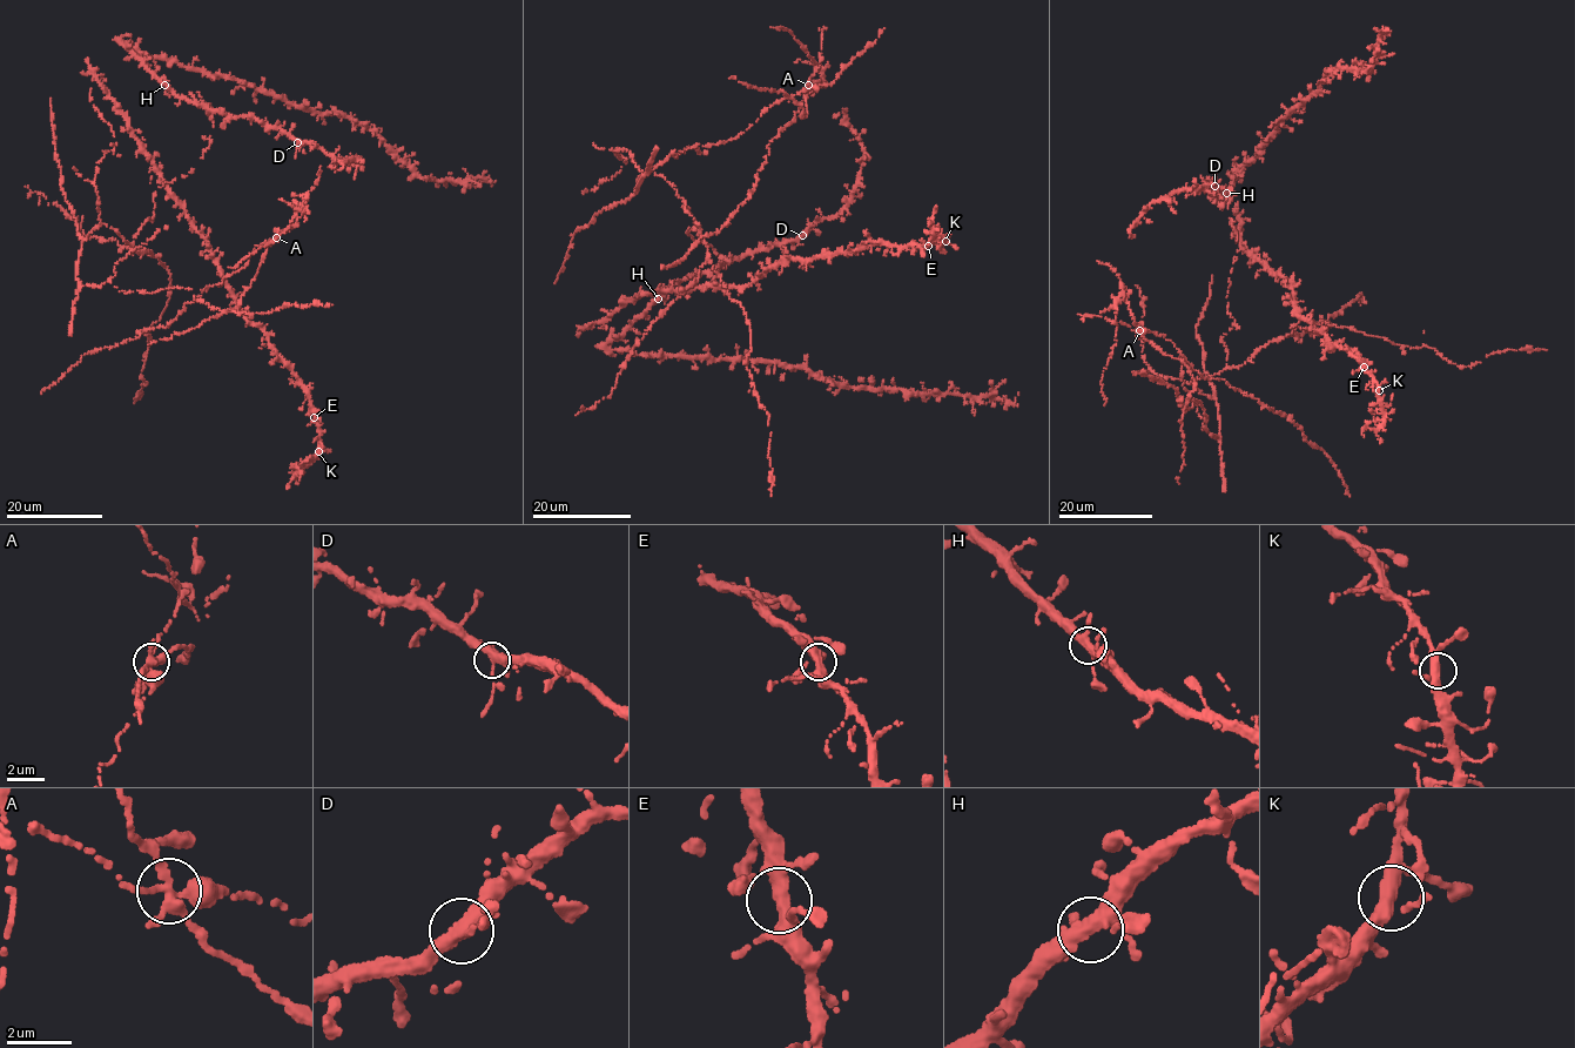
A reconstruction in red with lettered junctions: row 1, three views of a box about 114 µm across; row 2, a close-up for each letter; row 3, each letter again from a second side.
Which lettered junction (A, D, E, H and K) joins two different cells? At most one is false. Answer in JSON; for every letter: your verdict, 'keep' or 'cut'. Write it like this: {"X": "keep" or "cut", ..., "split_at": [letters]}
{"A": "cut", "D": "keep", "E": "keep", "H": "keep", "K": "keep", "split_at": ["A"]}

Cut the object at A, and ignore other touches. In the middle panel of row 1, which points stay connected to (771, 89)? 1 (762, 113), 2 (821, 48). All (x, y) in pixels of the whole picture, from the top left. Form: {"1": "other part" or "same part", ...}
{"1": "other part", "2": "other part"}

